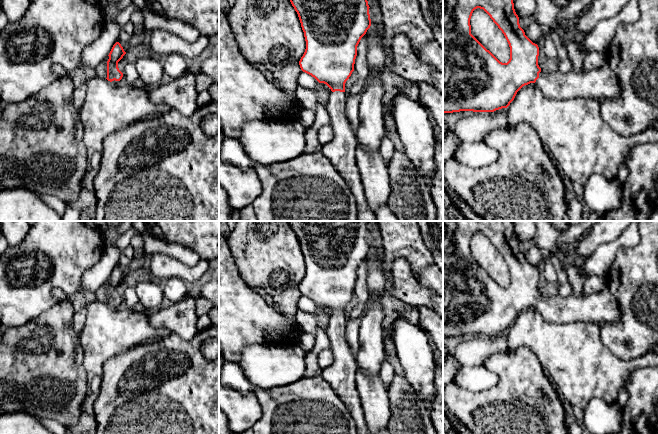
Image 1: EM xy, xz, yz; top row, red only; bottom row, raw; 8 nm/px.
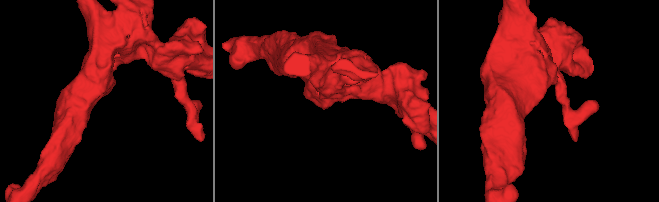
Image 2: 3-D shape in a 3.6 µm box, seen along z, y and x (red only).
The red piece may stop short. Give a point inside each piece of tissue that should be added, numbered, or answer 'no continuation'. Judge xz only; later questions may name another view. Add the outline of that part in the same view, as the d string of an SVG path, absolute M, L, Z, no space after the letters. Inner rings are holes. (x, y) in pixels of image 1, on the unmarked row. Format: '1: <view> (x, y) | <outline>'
1: xz (341, 375) | M340 315L332 316L329 320L326 335L330 340L329 349L334 355L334 361L331 366L322 369L321 376L330 384L337 396L341 399L350 412L356 423L357 434L371 434L364 418L360 395L356 388L356 373L358 366L345 337L347 322L348 318Z

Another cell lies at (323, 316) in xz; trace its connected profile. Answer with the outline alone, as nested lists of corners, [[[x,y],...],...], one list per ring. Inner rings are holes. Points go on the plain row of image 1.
[[[319,307],[319,309],[314,312],[314,315],[317,318],[317,326],[326,332],[330,318],[332,317],[331,313],[324,307]]]

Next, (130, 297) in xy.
[[[131,287],[127,288],[125,292],[122,295],[123,300],[127,304],[127,307],[131,309],[133,306],[135,306],[137,303],[139,303],[139,299],[136,293],[136,289]]]

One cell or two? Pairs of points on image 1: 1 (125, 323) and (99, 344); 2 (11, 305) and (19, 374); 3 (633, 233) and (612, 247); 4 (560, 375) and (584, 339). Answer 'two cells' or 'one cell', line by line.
1: one cell
2: two cells
3: one cell
4: one cell

